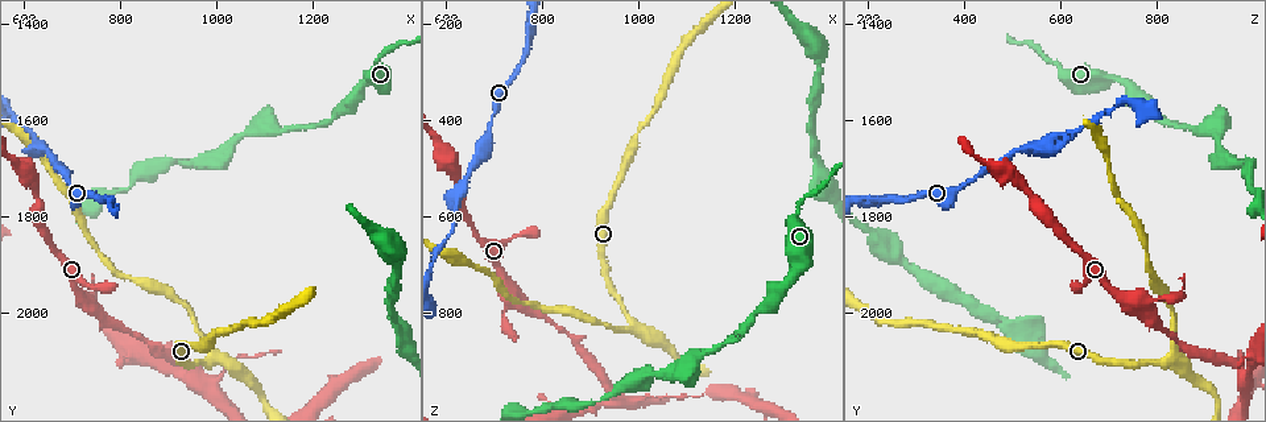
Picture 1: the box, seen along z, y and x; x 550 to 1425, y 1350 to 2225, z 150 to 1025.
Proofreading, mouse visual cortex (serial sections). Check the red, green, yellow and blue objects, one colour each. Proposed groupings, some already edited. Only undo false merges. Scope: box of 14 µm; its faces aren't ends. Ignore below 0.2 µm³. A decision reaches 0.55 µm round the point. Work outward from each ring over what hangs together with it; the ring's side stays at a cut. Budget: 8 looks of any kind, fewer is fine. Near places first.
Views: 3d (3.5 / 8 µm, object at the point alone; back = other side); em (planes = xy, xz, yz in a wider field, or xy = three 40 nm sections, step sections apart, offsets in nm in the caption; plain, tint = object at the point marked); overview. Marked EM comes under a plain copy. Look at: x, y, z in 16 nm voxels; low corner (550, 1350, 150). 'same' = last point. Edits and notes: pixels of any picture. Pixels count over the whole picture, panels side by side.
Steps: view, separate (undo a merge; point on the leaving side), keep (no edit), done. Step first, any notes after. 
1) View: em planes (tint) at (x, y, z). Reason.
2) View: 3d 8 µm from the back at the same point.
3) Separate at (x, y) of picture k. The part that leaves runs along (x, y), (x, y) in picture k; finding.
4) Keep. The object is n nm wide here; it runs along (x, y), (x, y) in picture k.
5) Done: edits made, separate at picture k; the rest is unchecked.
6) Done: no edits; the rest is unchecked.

View: 3d 8 µm at (1045, 1635, 920). Thick turns thin.

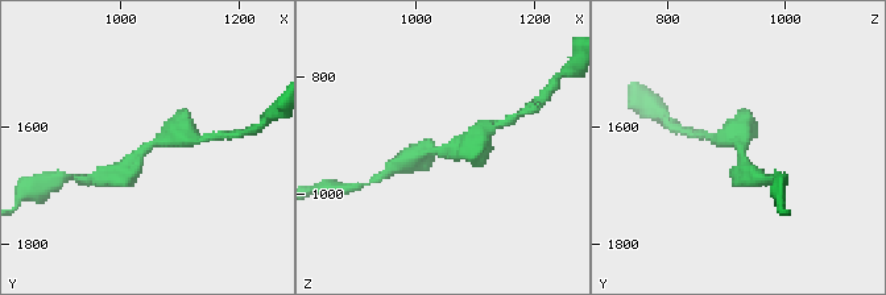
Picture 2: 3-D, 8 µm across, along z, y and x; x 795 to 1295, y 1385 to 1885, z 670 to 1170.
View: 3d 3.5 µm at (1050, 1635, 920). Zoom in.

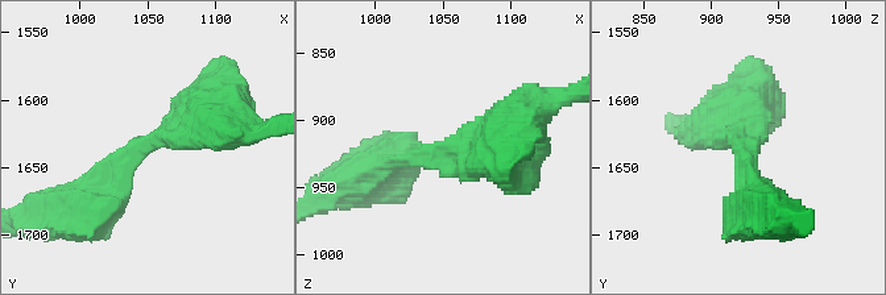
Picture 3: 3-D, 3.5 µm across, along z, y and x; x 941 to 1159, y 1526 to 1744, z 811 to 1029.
View: em xy step 3 (tint) at (1048, 1634, 922).

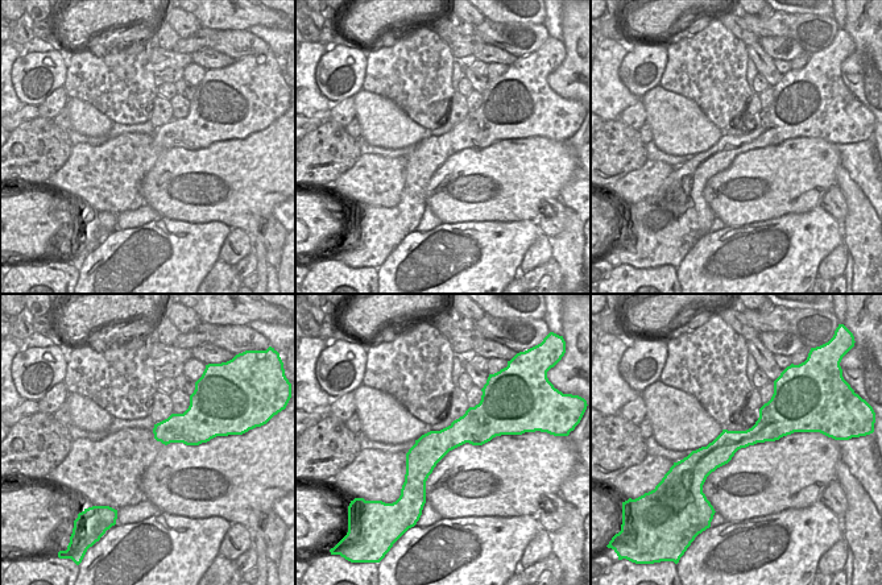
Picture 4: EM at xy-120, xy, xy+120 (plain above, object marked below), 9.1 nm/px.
Keep. It runs along (223, 121), (139, 145), (82, 198) in picture 3; all the same cell.

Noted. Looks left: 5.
View: 3d 3.5 µm at (950, 2130, 980). Side arm on a straight run.

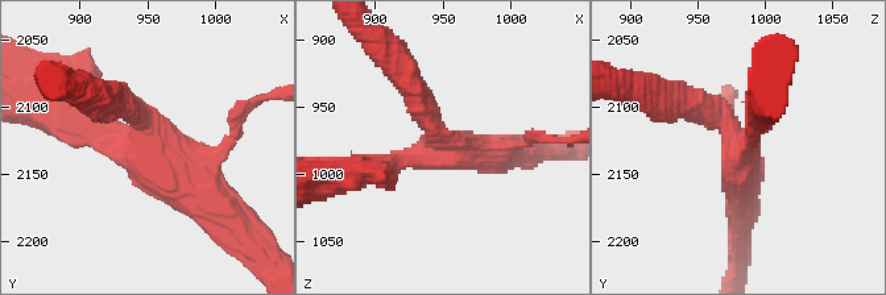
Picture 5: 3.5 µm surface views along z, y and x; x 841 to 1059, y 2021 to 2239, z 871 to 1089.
View: em xy step 5 (tint) at (948, 2126, 978). 3 arms meet here; the arms are 250, 300, 450 nm wide; need the tissue.

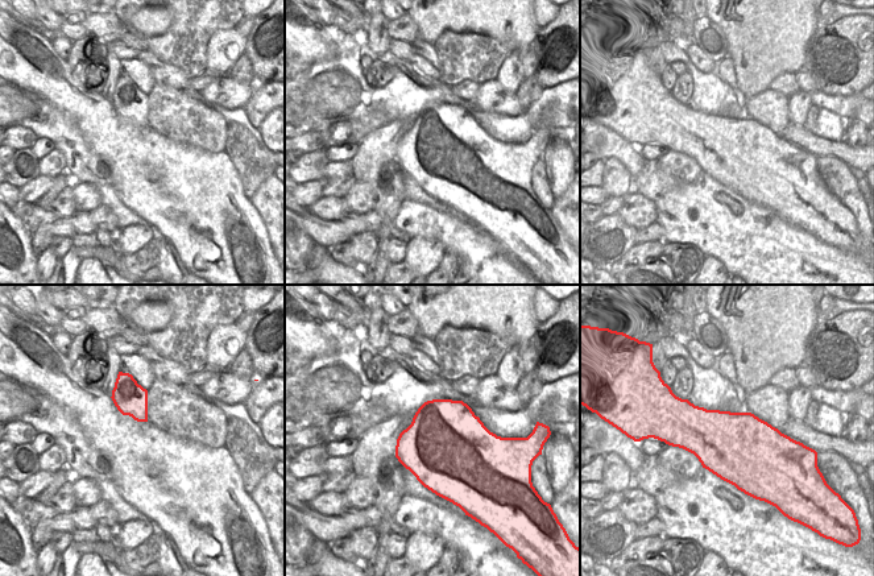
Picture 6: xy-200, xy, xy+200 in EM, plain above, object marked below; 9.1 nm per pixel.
View: em xy step 1 (tint) at the same point.

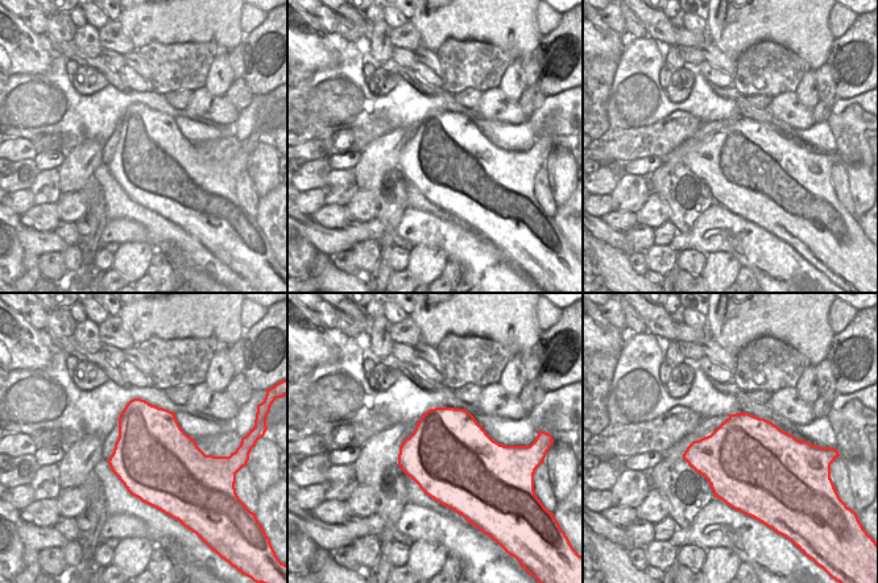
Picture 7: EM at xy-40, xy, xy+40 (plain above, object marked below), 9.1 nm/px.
Keep. It runs along (406, 82), (439, 145), (371, 169) in picture 5; all the same cell.

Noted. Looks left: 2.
View: 3d 3.5 µm at (615, 1640, 615). Sudden change in width.

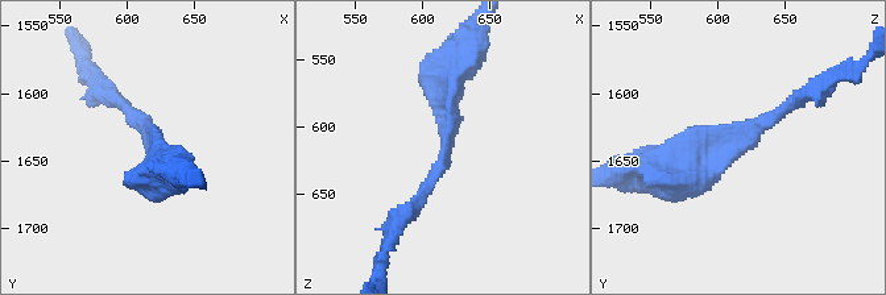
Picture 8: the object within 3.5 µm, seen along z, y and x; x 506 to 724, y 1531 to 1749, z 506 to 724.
View: em xy step 3 (tint) at (618, 1642, 614). The arms are 150, 350 nm wide.

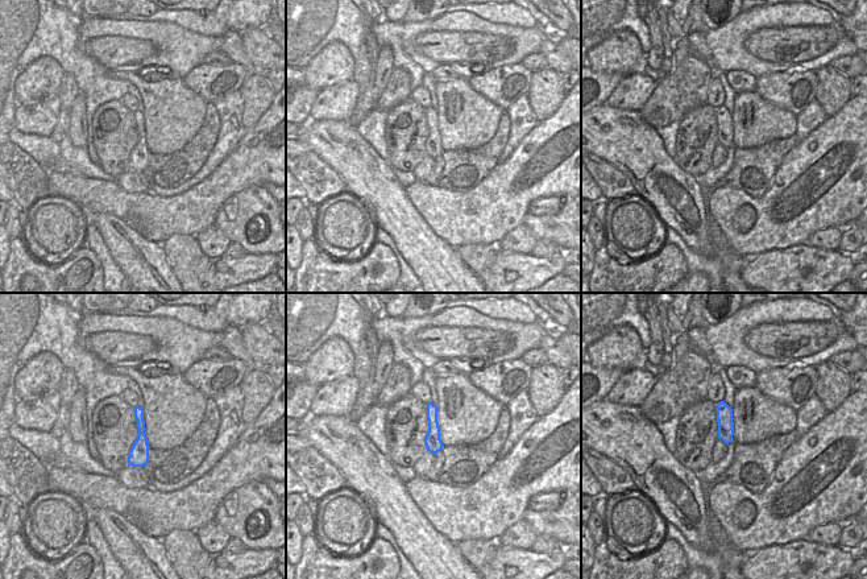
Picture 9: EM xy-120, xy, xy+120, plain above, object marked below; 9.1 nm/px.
Keep. It runs along (137, 410), (141, 443), (135, 463) in picture 9; continuous, no second cell.

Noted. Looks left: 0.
Done: no edits; the rest is unchecked.

